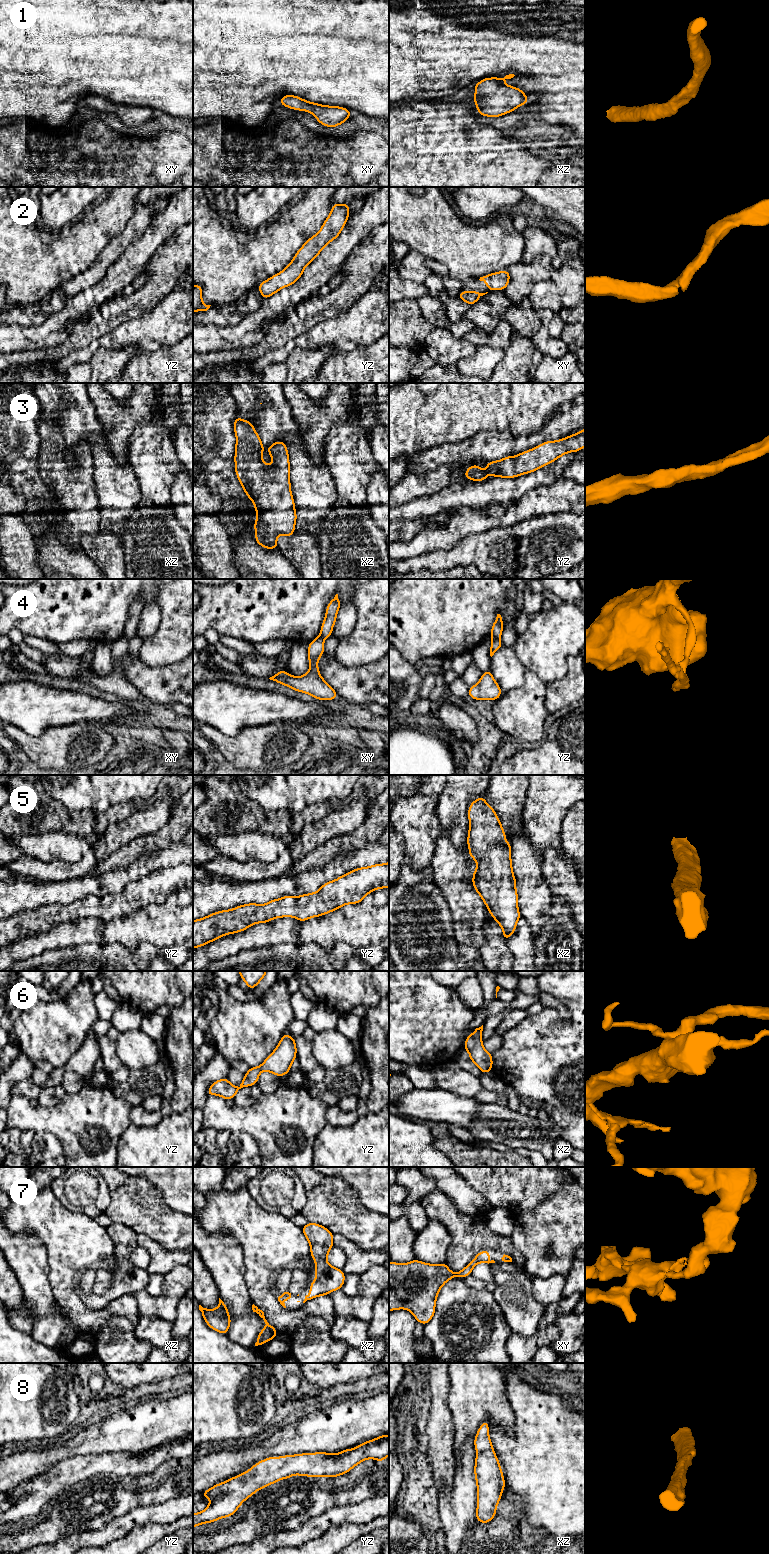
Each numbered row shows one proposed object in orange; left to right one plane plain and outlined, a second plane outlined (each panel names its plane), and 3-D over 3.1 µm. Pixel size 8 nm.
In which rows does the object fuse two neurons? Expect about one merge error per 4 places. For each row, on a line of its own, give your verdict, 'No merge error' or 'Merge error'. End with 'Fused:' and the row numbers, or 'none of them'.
1: No merge error
2: No merge error
3: No merge error
4: Merge error
5: No merge error
6: No merge error
7: No merge error
8: No merge error
Fused: 4

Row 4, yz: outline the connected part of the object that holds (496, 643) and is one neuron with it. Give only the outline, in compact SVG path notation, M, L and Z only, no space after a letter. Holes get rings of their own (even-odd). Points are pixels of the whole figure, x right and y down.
M491 638L490 656L492 657L494 653L502 647L502 642L500 638Z

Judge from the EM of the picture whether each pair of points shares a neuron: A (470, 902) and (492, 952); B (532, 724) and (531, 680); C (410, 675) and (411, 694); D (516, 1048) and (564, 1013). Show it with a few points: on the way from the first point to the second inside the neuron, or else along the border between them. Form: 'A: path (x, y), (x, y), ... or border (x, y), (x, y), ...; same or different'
A: border (485, 905), (482, 932), (486, 942), (479, 949); different
B: path (532, 713), (532, 691); same
C: path (410, 680), (410, 689); same
D: border (550, 994), (569, 1011), (570, 1018), (567, 1021); different

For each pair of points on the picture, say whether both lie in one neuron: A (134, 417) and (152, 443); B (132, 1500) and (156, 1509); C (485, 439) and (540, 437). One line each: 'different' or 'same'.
A: different
B: different
C: same

